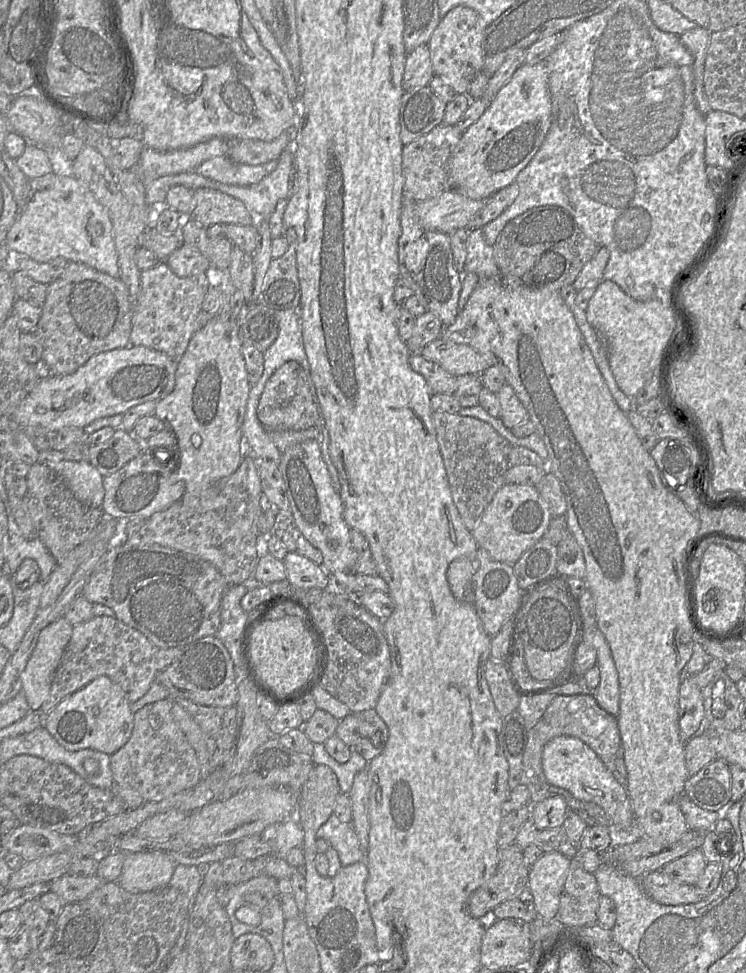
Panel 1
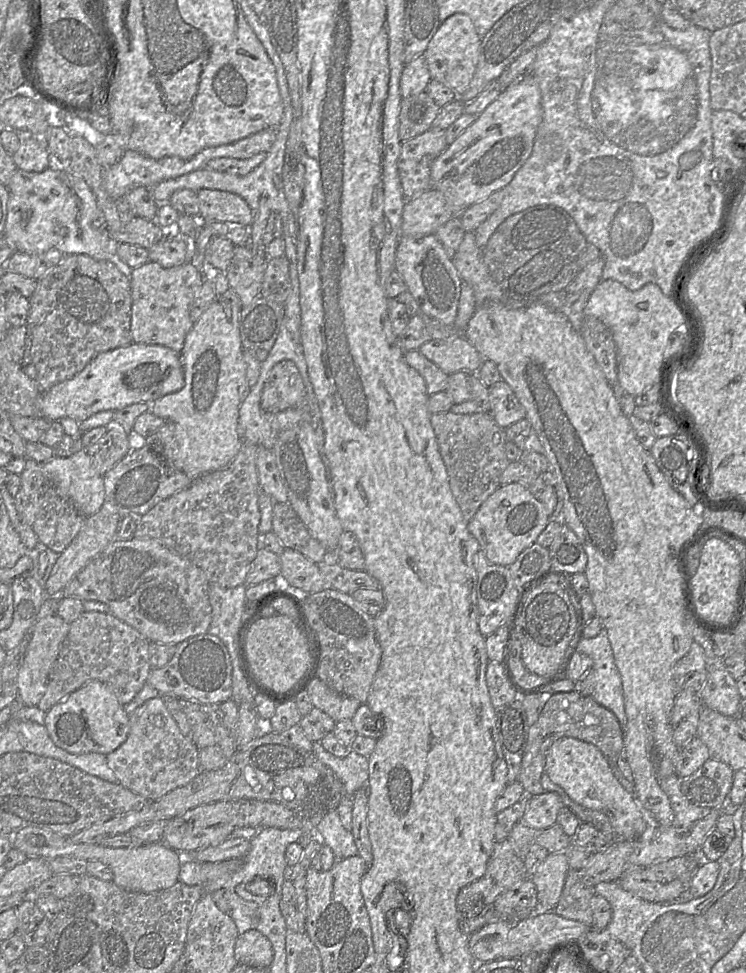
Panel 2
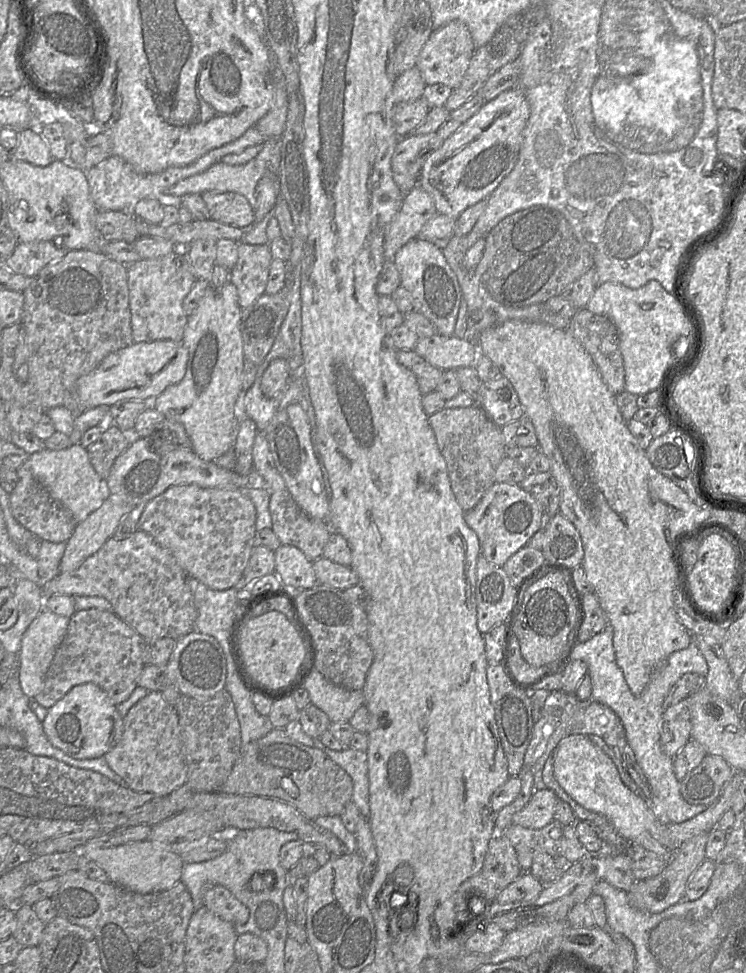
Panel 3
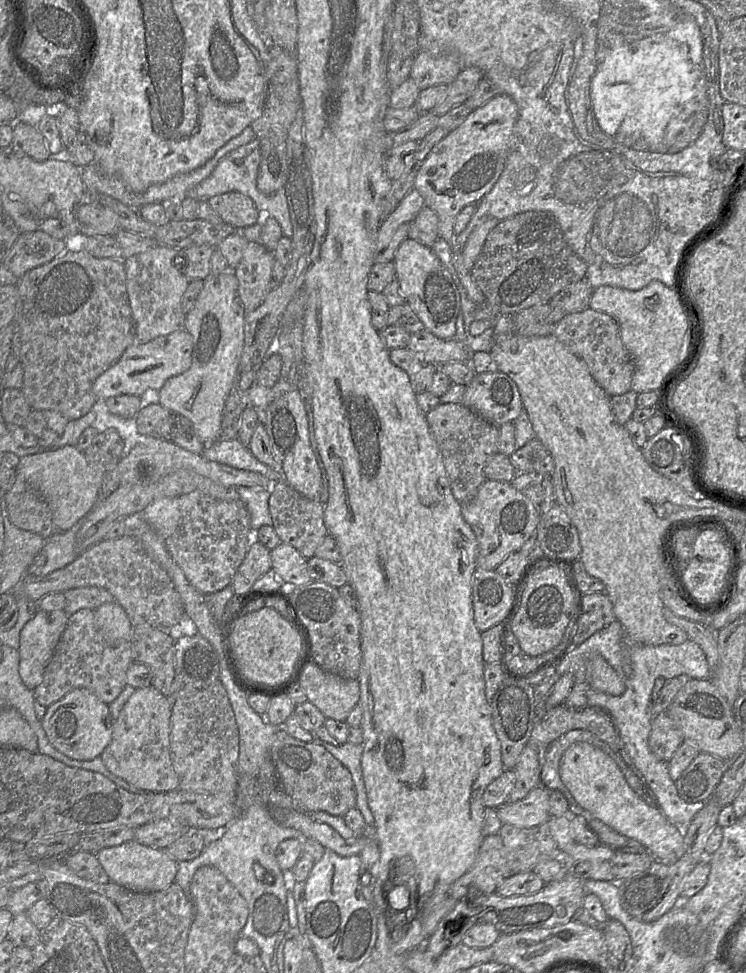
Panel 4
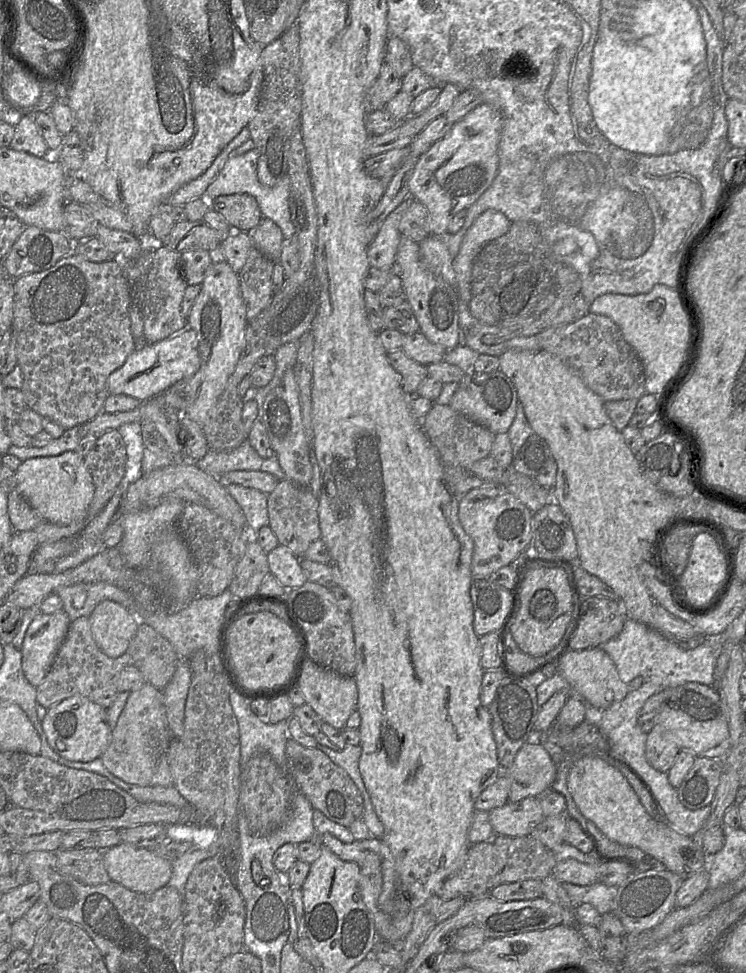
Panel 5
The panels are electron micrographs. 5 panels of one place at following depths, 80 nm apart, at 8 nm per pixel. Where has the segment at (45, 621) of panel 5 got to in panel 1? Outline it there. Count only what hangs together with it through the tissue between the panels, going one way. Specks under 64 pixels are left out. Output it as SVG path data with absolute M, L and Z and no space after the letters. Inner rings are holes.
M64 618L47 625L39 634L37 643L21 674L21 690L31 711L40 712L48 698L54 674L72 636L71 626Z

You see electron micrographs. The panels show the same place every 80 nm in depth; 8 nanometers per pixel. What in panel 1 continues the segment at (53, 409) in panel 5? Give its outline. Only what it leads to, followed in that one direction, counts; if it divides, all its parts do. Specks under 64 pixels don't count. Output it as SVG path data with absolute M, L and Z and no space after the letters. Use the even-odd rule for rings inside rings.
M69 261L62 274L47 285L47 295L34 332L43 346L49 376L75 372L92 356L130 345L132 304L121 278L114 278L82 262Z

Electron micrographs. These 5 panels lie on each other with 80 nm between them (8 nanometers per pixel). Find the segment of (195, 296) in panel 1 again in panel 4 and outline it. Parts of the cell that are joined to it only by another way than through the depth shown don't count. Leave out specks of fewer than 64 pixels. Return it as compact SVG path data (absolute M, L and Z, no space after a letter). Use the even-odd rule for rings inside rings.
M156 245L145 253L127 258L124 262L127 277L127 291L134 321L135 342L147 343L157 337L166 336L185 329L187 314L182 309L182 298L191 281L185 273L181 272L175 266L174 260L176 257L183 257L184 264L186 265L185 250Z

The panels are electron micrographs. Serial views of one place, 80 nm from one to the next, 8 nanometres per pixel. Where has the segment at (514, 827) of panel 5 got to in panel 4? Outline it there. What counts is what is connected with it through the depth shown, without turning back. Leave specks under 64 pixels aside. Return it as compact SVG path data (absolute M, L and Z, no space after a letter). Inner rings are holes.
M543 785L532 789L522 800L505 803L497 809L497 816L503 825L518 828L533 828L545 824L551 818L550 792Z

